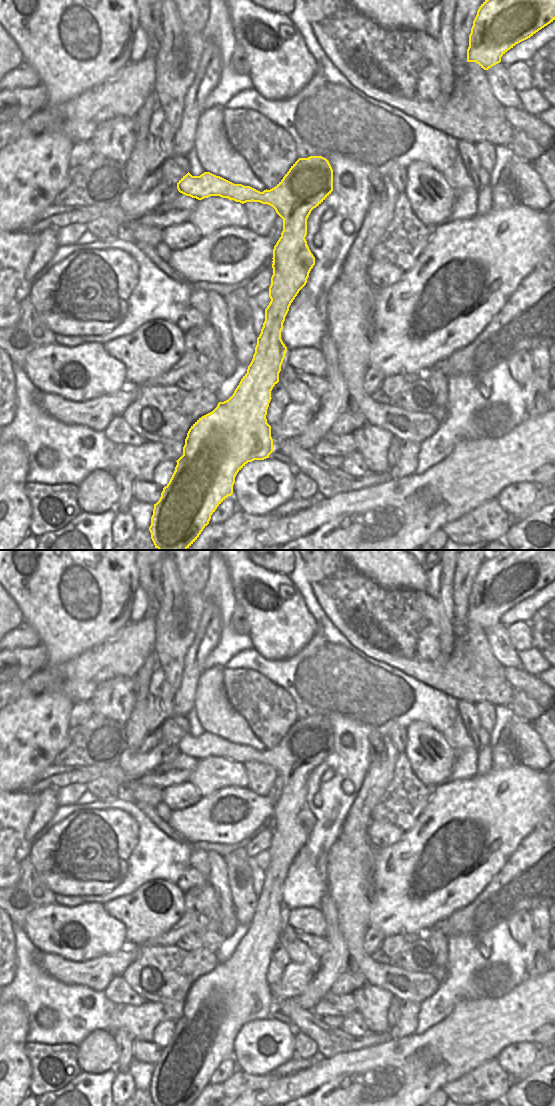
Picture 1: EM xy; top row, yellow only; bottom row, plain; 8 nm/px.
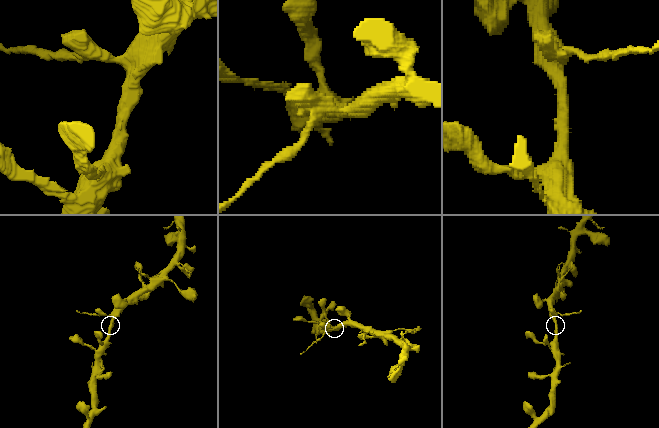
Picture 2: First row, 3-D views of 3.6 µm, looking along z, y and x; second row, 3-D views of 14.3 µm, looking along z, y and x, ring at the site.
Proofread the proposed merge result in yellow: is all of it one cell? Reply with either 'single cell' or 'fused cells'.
fused cells

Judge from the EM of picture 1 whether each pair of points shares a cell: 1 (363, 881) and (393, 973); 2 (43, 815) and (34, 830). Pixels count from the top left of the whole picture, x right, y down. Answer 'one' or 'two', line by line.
1: one
2: one

